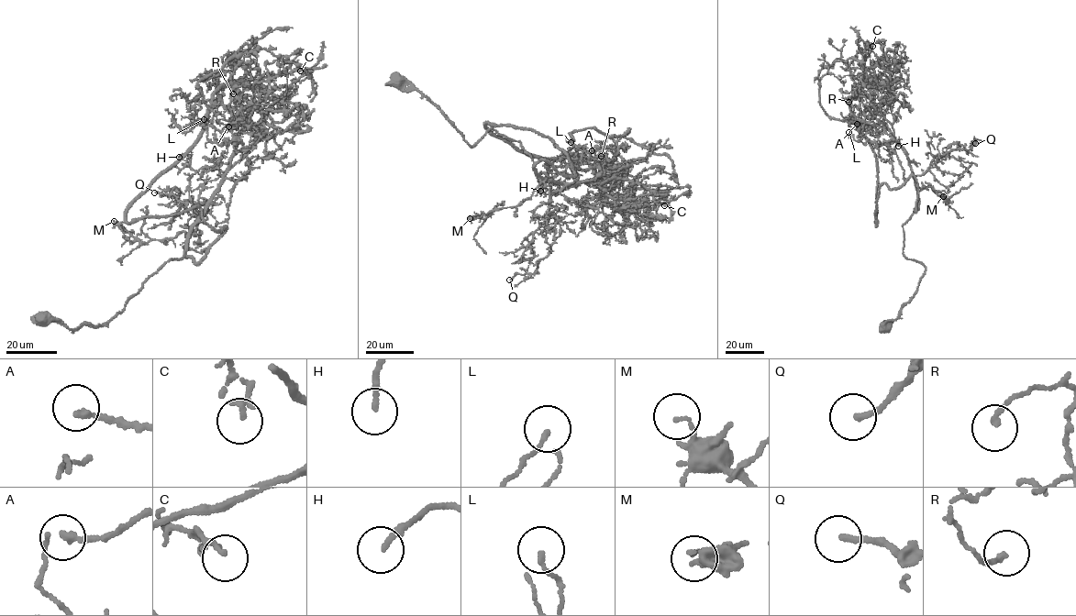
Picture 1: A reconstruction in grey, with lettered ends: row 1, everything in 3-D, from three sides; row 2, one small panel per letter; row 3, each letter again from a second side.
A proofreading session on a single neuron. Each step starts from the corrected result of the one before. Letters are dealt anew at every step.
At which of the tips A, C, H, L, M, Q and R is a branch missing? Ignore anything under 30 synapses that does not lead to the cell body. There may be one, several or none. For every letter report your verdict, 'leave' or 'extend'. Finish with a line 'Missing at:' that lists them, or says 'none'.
A: leave
C: leave
H: leave
L: leave
M: leave
Q: leave
R: leave
Missing at: none

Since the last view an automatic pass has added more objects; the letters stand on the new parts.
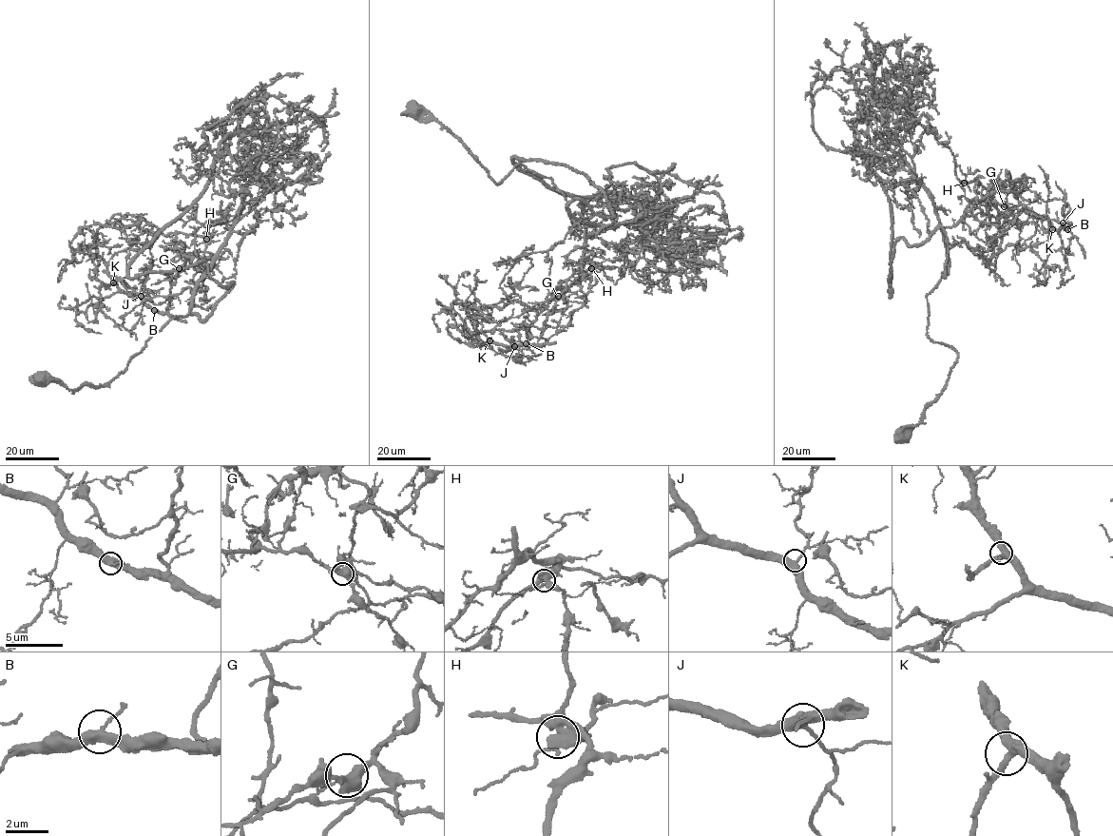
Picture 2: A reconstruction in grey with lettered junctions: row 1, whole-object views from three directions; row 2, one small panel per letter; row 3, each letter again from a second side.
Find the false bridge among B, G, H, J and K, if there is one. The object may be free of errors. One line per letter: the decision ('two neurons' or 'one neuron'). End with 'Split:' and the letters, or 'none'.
B: one neuron
G: two neurons
H: one neuron
J: one neuron
K: one neuron
Split: G

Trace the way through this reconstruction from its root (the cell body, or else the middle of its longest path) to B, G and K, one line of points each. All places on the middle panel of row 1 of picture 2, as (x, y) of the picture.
B: (412, 108), (447, 126), (495, 184), (519, 164), (550, 179), (585, 223), (585, 262), (539, 344), (526, 343)
G: (412, 108), (447, 126), (495, 184), (519, 164), (550, 179), (572, 220), (585, 223), (585, 262), (557, 296)
K: (412, 108), (447, 126), (495, 184), (519, 164), (550, 179), (585, 223), (585, 262), (539, 345), (489, 340)

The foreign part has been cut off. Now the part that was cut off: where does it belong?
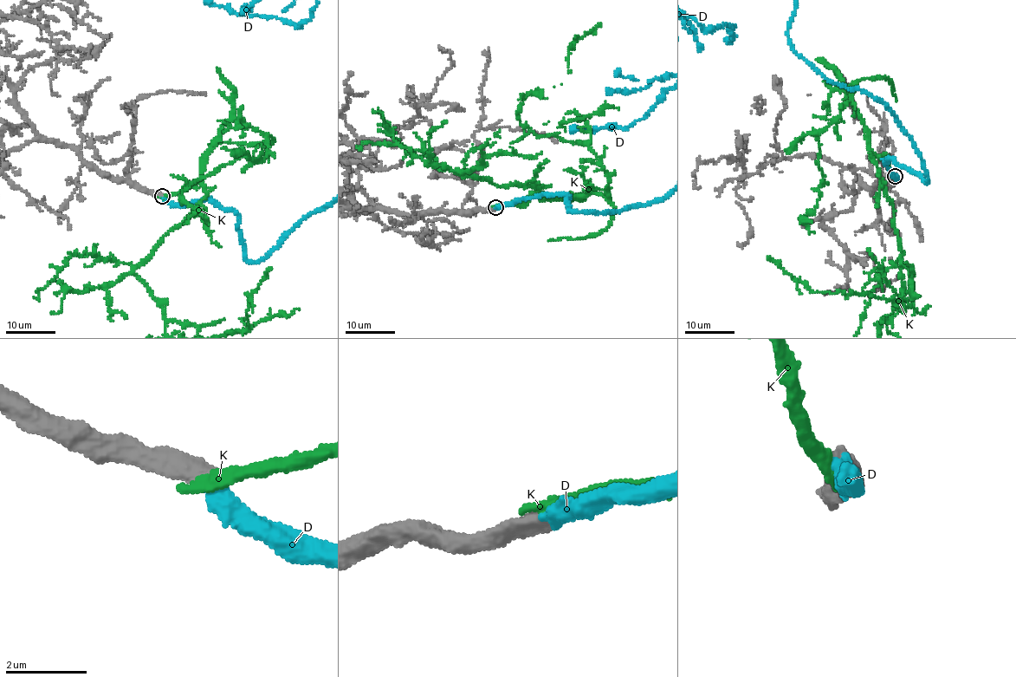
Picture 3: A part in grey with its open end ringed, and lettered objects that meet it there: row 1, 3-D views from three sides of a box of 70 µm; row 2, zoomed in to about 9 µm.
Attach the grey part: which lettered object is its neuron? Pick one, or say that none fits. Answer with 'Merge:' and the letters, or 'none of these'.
Merge: D

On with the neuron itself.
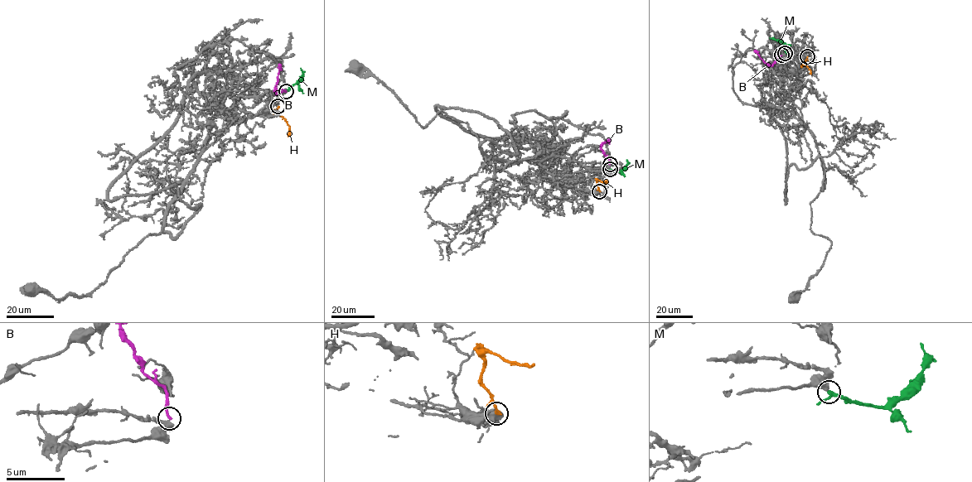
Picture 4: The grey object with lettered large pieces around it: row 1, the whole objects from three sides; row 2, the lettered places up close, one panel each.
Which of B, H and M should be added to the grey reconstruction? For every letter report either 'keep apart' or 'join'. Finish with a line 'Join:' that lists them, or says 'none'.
B: keep apart
H: keep apart
M: join
Join: M

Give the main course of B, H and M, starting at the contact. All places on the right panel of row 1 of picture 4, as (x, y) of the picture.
B: (781, 55), (772, 65), (767, 65), (753, 50)
H: (807, 56), (802, 65), (806, 65), (810, 73)
M: (785, 53), (783, 44), (769, 38)

